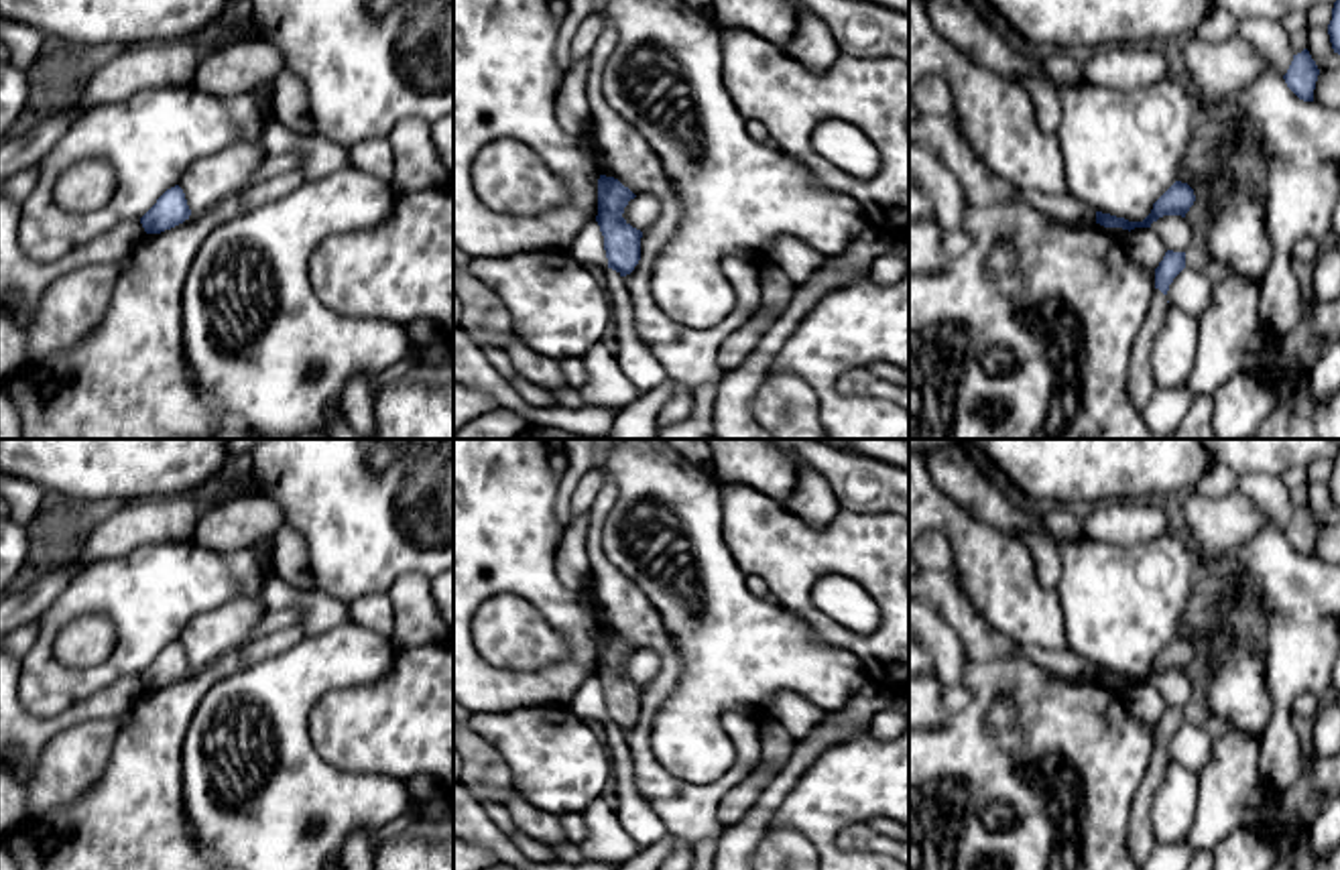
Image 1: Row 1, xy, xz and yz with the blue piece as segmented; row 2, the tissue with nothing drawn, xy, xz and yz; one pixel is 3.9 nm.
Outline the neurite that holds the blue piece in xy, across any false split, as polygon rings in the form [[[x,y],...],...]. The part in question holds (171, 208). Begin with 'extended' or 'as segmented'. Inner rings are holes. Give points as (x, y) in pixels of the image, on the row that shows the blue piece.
as segmented | [[[179,185],[167,189],[157,203],[140,218],[146,234],[161,234],[189,220],[191,209]]]

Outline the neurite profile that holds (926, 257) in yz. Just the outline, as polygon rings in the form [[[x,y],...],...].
[[[909,222],[909,272],[939,274],[950,262],[941,252],[941,228],[935,222]]]

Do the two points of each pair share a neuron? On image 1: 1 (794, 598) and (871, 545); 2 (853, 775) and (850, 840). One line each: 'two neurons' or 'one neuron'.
1: one neuron
2: two neurons

